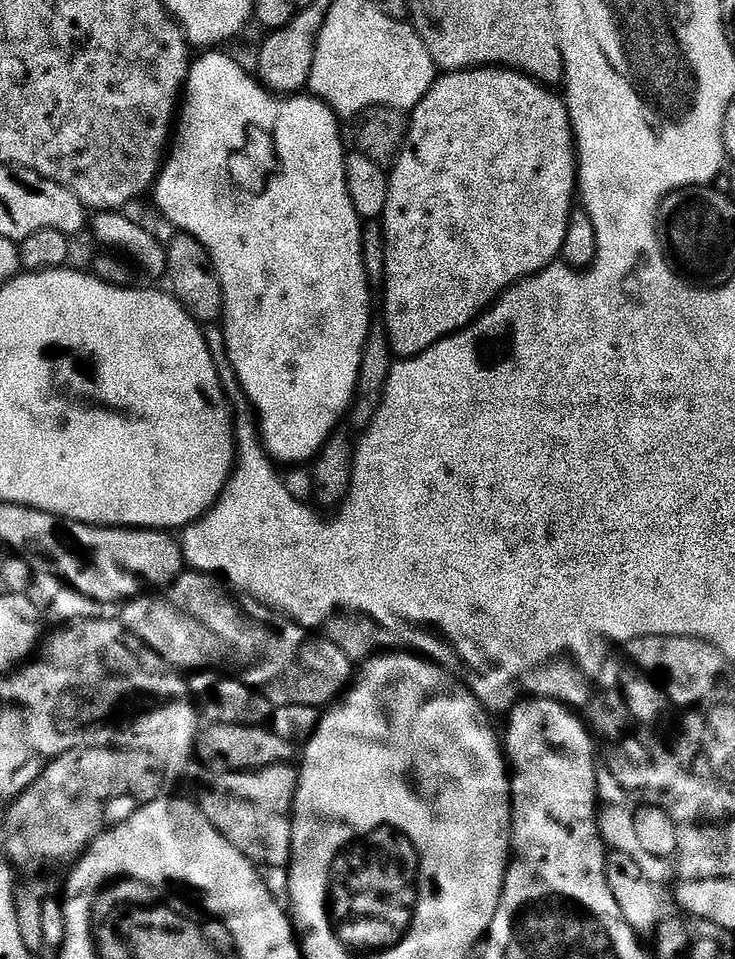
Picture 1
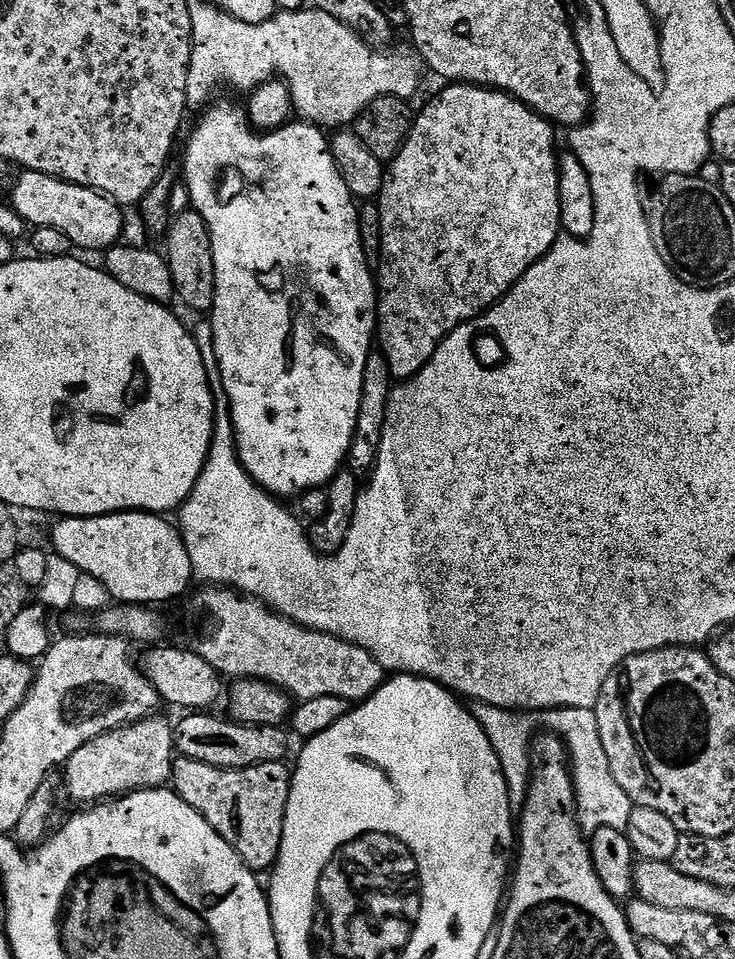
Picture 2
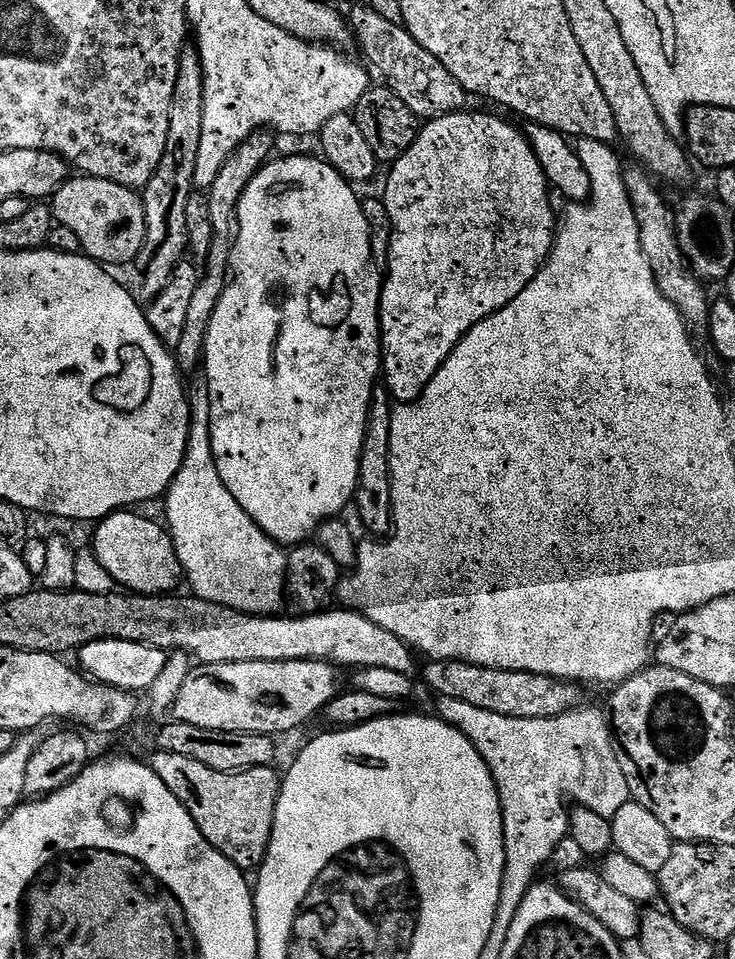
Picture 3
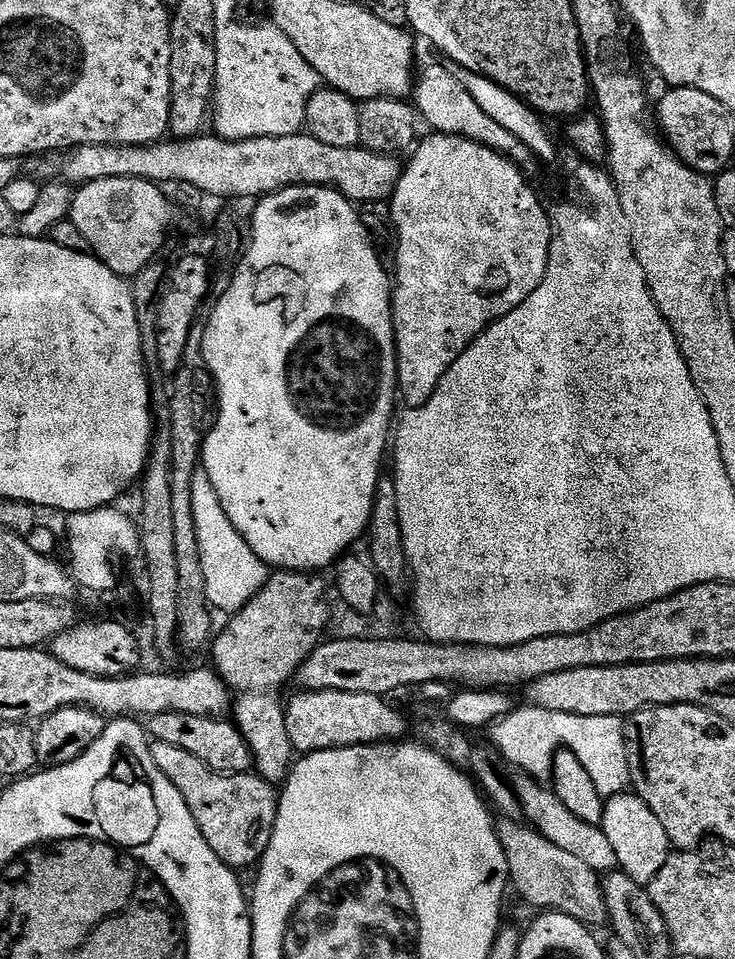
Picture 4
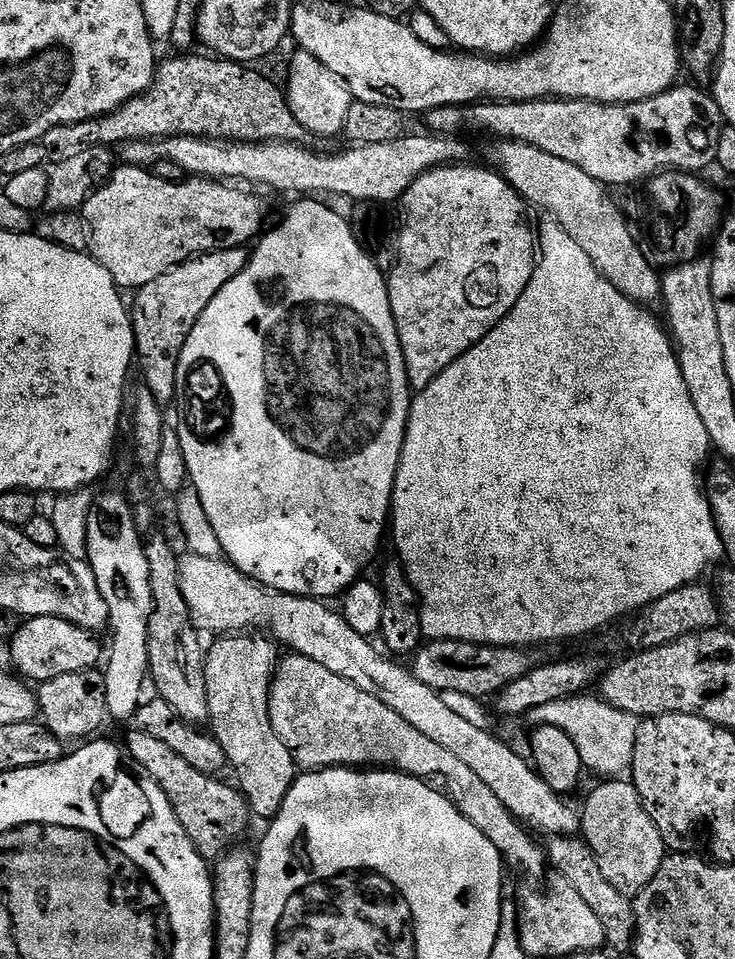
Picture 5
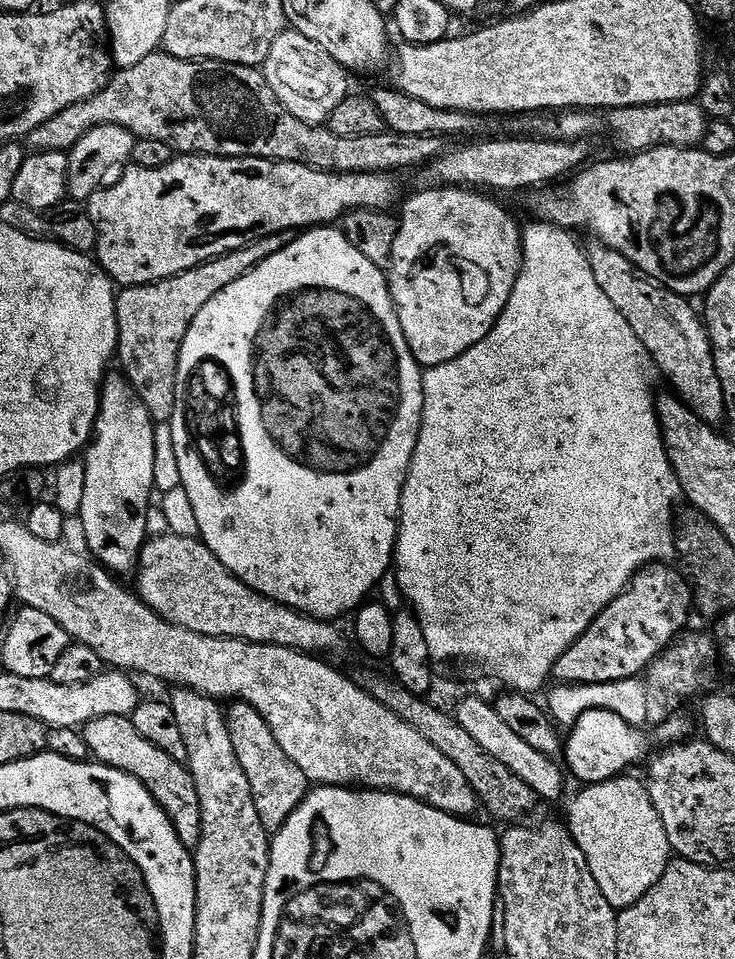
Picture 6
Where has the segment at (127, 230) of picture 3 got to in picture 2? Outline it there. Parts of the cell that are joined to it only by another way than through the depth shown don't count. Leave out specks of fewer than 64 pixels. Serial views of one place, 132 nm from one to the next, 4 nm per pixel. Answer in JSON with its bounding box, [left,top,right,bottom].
[10,174,124,250]

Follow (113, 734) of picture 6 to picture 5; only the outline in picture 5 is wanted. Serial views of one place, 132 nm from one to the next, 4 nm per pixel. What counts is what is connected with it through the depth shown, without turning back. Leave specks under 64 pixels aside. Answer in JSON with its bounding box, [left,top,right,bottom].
[126,732,250,862]

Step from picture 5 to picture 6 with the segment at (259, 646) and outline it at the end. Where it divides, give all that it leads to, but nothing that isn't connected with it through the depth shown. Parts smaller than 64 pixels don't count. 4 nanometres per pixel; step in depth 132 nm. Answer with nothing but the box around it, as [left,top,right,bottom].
[226,702,310,833]

